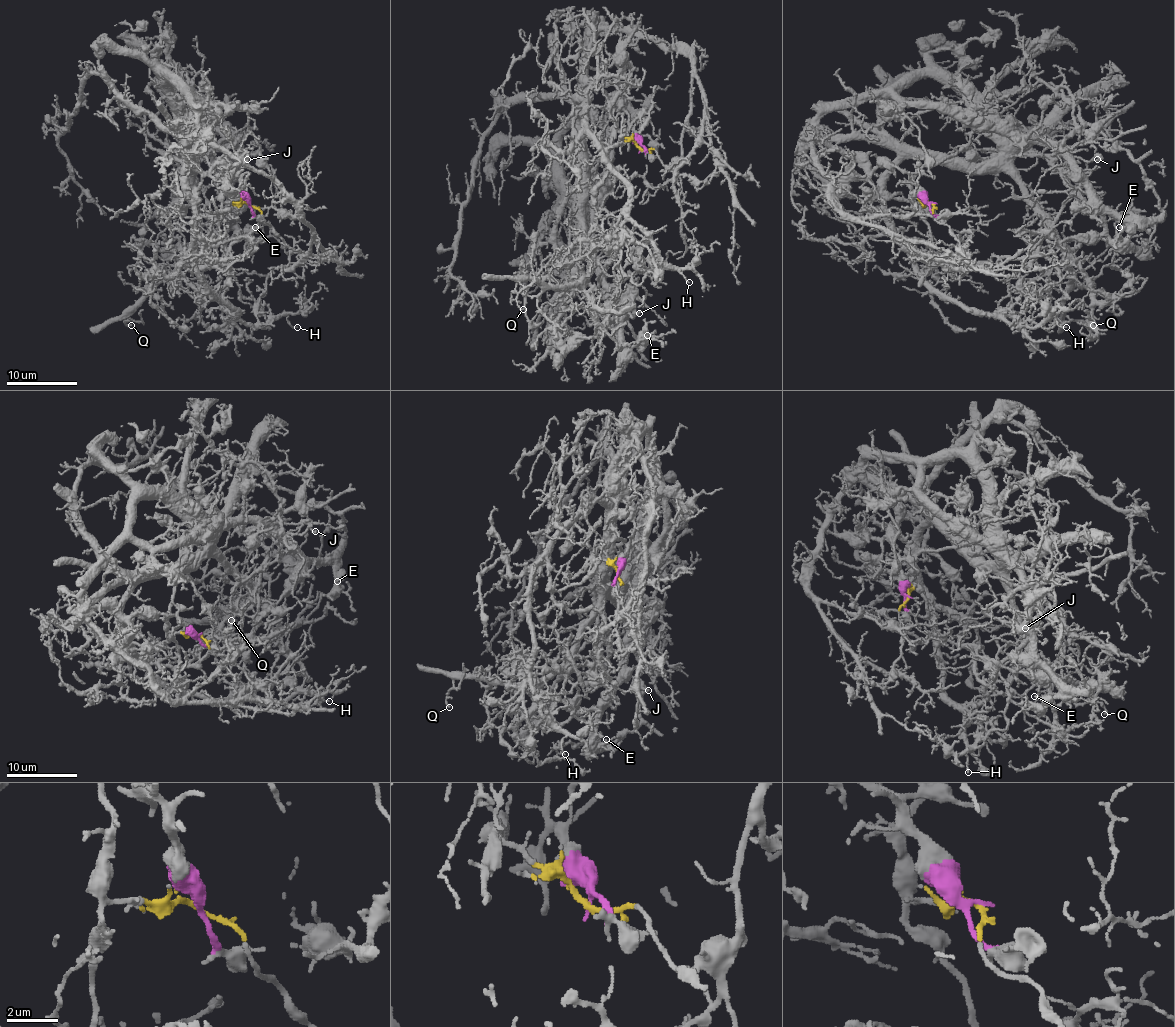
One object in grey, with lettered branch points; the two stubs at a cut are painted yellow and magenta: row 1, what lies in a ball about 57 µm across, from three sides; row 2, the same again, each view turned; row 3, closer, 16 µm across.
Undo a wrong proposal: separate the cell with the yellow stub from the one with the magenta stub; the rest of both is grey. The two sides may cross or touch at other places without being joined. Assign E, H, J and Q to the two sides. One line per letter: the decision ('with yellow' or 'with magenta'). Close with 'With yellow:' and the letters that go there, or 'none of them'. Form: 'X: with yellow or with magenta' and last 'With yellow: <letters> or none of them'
E: with magenta
H: with magenta
J: with yellow
Q: with magenta
With yellow: J

